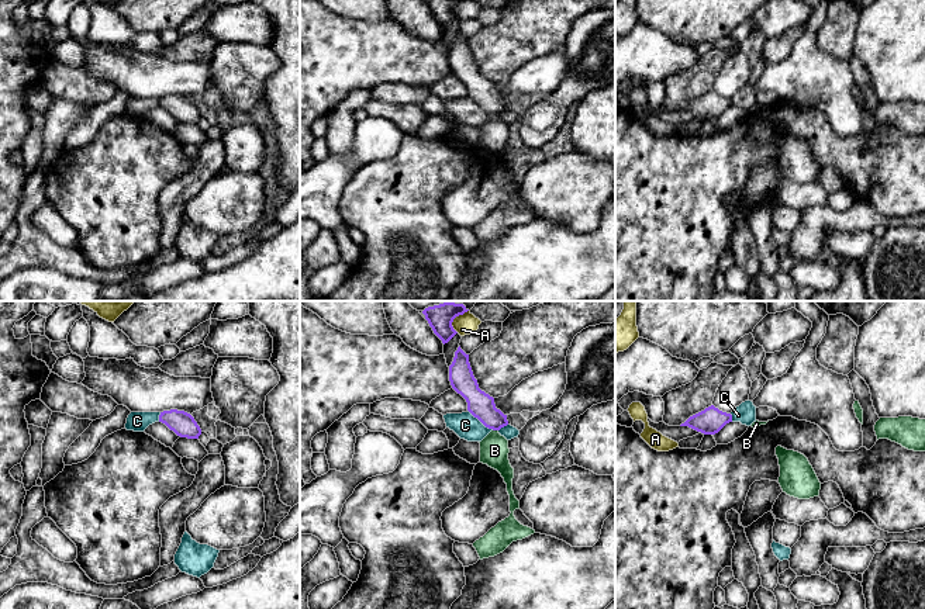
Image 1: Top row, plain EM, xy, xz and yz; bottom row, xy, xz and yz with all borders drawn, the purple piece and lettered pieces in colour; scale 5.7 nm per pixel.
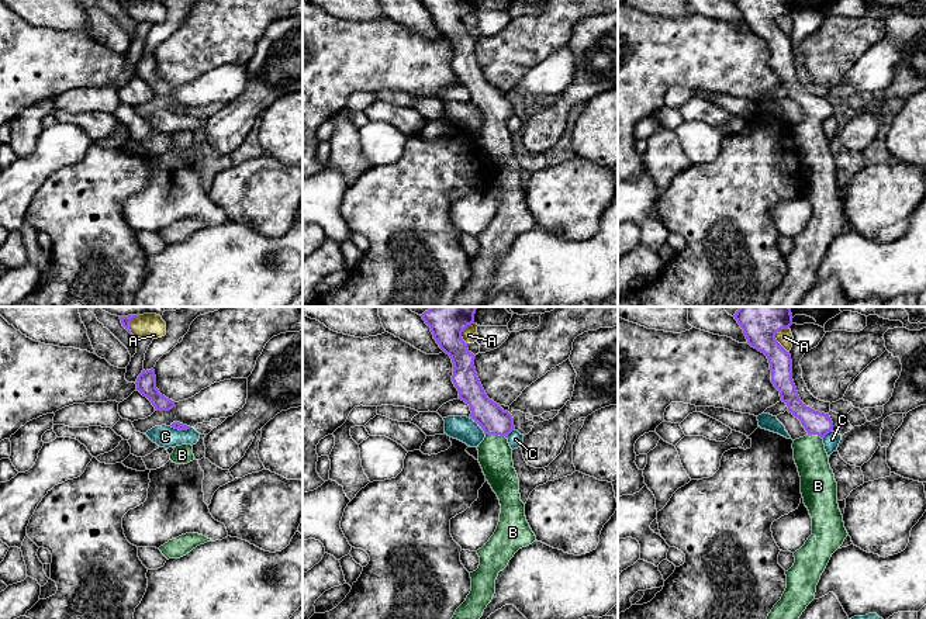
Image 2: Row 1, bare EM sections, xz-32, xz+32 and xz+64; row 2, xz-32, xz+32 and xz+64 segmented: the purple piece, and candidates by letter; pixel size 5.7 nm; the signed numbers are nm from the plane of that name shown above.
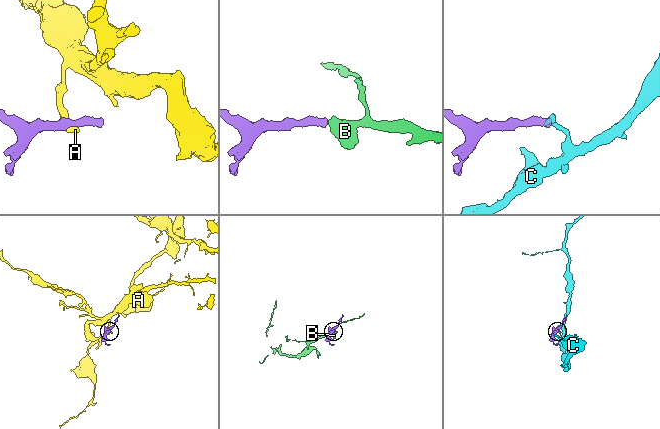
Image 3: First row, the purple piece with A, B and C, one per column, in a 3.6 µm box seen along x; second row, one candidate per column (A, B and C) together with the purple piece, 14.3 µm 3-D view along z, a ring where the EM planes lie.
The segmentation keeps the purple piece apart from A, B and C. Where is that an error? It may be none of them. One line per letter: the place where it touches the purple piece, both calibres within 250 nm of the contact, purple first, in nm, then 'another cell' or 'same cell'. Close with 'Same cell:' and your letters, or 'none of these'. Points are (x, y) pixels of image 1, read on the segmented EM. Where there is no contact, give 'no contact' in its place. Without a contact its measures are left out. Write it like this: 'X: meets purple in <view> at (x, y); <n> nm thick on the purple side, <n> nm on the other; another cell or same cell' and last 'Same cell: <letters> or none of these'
A: meets purple in xz at (454, 318); 140 nm thick on the purple side, 120 nm on the other; another cell
B: meets purple in xz at (496, 429); 150 nm thick on the purple side, 160 nm on the other; same cell
C: meets purple in xz at (480, 421); 150 nm thick on the purple side, 150 nm on the other; another cell
Same cell: B

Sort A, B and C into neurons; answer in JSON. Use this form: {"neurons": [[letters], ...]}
{"neurons": [["A"], ["B"], ["C"]]}

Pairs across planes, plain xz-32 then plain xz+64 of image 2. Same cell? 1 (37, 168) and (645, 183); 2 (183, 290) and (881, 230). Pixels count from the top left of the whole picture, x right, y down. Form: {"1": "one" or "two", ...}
{"1": "one", "2": "two"}

